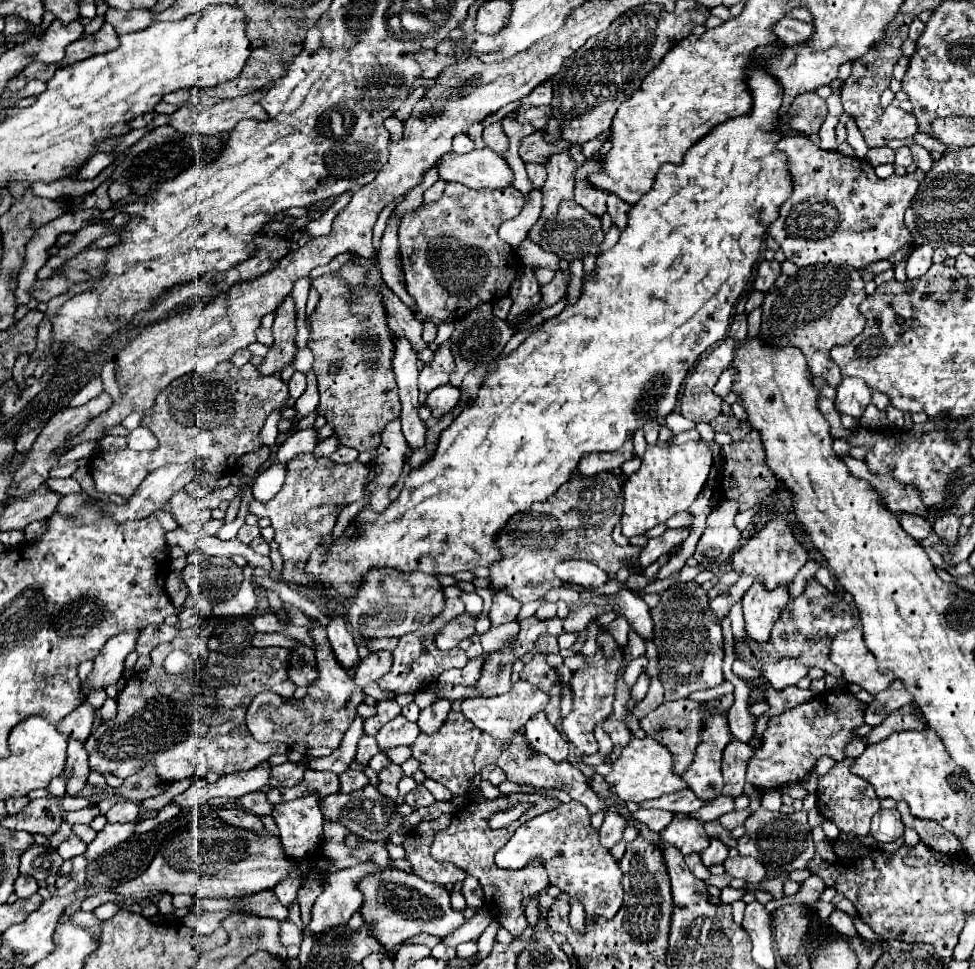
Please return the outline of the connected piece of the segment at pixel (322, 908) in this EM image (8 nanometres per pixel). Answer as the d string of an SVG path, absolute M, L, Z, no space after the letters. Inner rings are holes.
M366 862L326 878L324 892L312 906L312 922L308 926L312 936L322 936L332 928L348 924L352 914L362 904L362 894L358 894L354 882L366 874L374 874L374 870L378 870L374 862Z

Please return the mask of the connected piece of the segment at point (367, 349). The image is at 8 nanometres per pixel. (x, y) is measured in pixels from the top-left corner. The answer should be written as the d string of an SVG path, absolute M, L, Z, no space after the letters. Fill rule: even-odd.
M346 262L334 274L324 274L320 278L314 278L312 286L320 292L320 302L316 306L316 312L310 316L312 330L308 338L308 348L314 354L314 372L318 376L318 390L320 390L320 402L316 414L326 418L340 446L348 446L358 452L364 452L380 446L382 428L386 426L386 422L398 418L400 402L398 402L394 372L390 370L390 354L394 354L394 348L390 348L390 328L386 326L386 318L382 318L382 302L378 302L378 298L374 298L370 290L362 290L360 282L362 282L362 270L358 270L354 262ZM348 290L354 290L354 294L358 294L358 302L354 302L354 306L346 302Z

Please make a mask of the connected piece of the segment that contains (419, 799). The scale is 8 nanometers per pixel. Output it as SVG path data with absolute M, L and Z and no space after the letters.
M422 784L416 788L416 790L412 790L412 792L408 792L406 794L406 804L410 804L410 806L414 806L414 808L422 808L422 806L430 806L430 804L434 804L436 800L434 800L434 796L430 794L430 790L426 790Z

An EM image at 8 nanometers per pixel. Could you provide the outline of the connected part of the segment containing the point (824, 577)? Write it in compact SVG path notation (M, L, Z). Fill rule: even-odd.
M820 567L816 572L815 577L829 592L835 592L836 581L833 574L827 568Z

